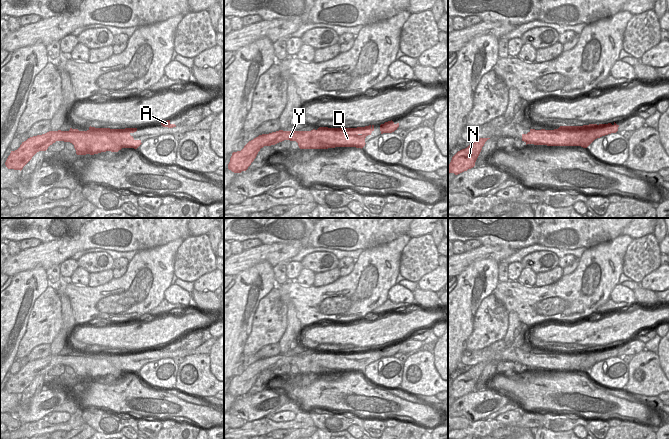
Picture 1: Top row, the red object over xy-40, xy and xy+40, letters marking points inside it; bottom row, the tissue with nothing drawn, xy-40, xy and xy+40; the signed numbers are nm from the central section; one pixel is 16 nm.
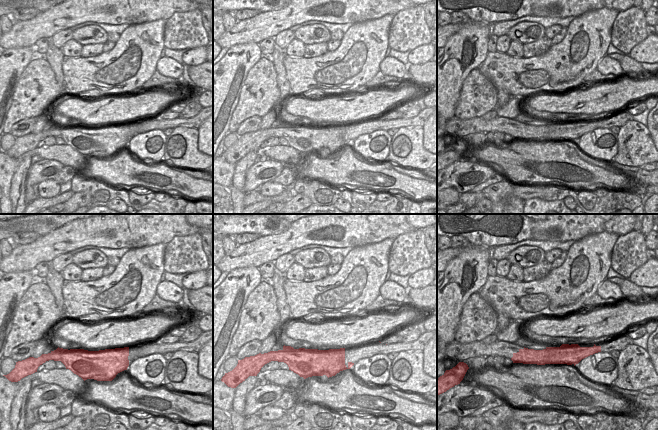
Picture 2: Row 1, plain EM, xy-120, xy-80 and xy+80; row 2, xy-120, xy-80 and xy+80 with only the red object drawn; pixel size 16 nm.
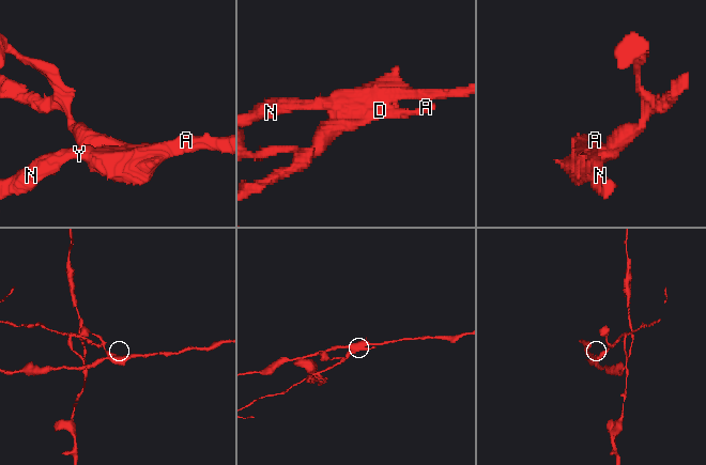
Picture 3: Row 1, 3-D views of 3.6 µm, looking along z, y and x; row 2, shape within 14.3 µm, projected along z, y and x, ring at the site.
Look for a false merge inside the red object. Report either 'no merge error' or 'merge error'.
merge error

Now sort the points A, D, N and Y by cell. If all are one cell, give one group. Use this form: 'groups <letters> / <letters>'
groups A D / N Y

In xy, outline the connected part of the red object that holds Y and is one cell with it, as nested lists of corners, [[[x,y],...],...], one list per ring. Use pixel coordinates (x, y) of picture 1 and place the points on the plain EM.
[[[279,354],[269,358],[262,358],[249,365],[241,375],[233,376],[228,388],[228,393],[234,397],[246,395],[256,382],[258,376],[264,370],[275,369],[284,364],[296,365],[300,373],[328,373],[335,371],[347,371],[346,368],[331,368],[330,364],[324,364],[316,368],[313,363],[306,362],[302,355]]]

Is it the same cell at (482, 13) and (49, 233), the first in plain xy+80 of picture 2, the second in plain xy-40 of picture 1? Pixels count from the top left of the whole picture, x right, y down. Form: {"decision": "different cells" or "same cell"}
{"decision": "same cell"}

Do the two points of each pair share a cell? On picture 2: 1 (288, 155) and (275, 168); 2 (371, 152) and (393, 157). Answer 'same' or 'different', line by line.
1: different
2: different

